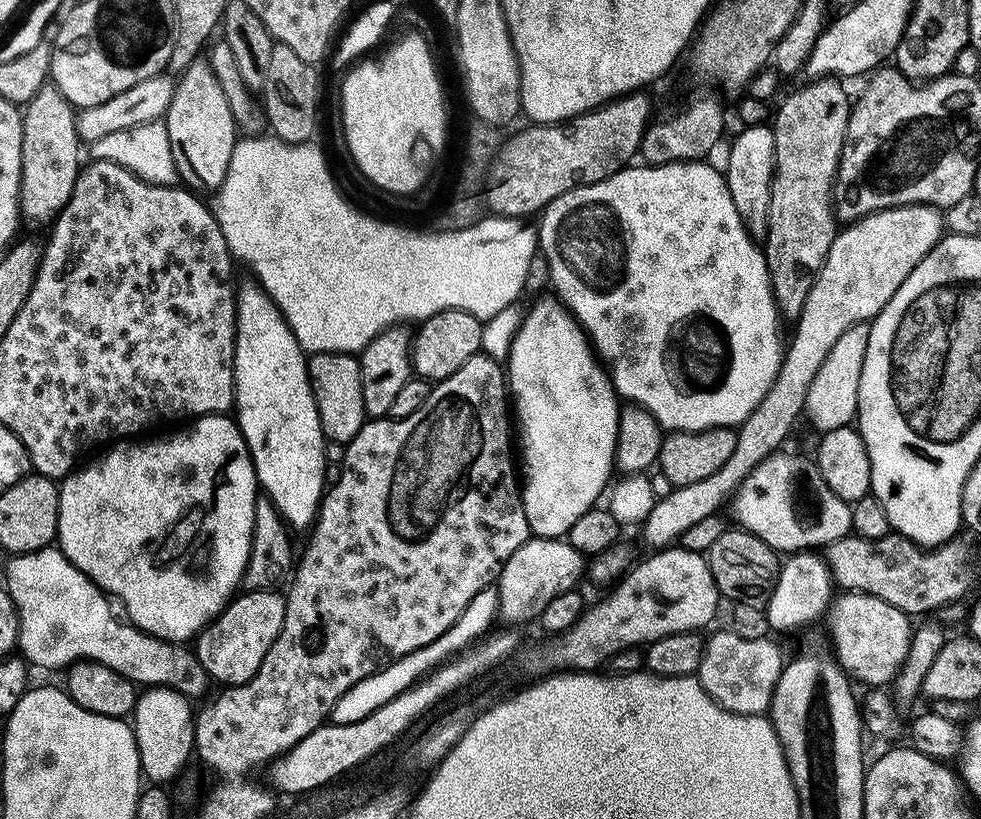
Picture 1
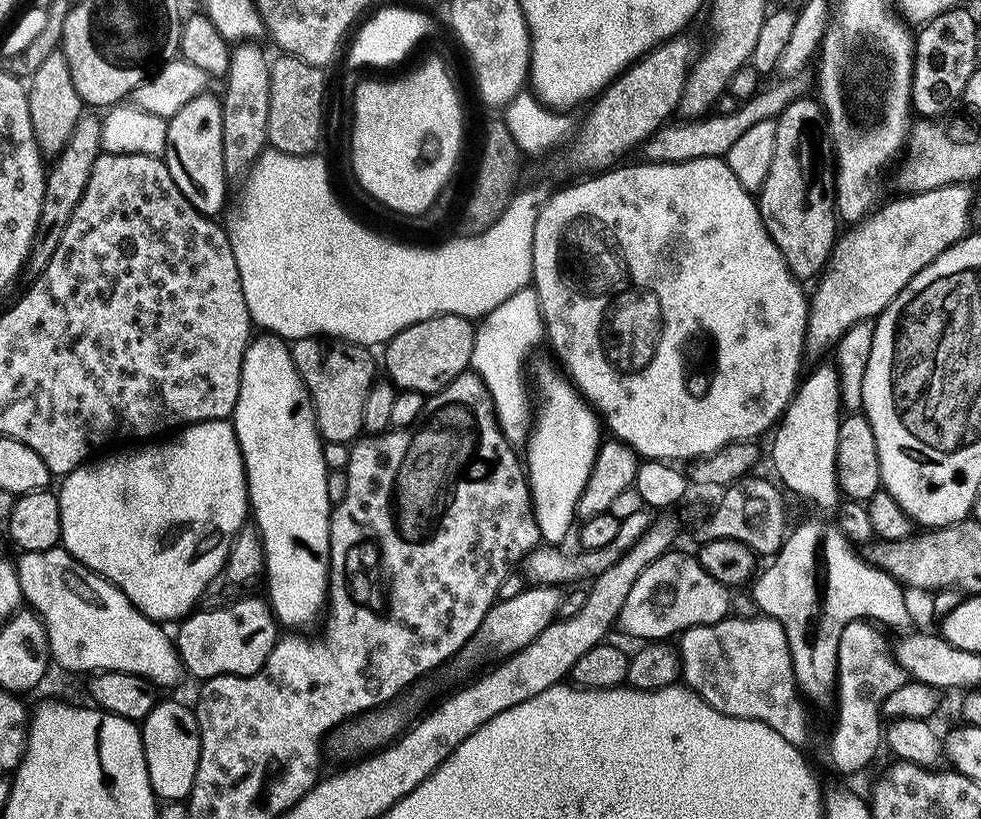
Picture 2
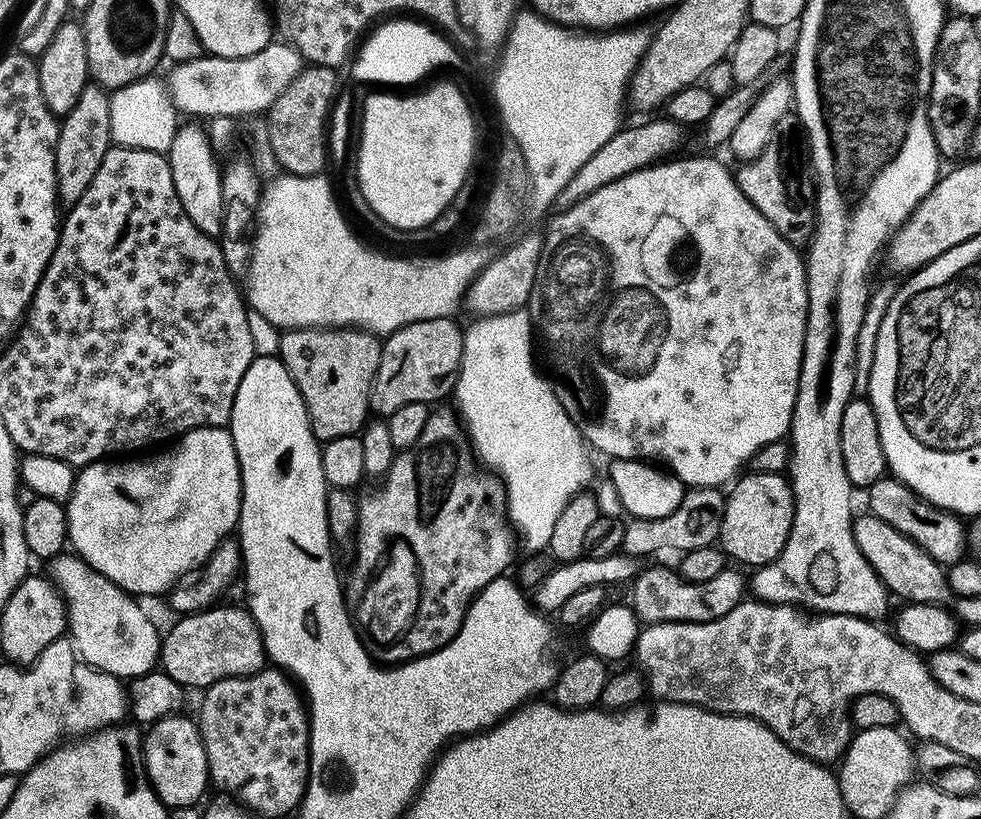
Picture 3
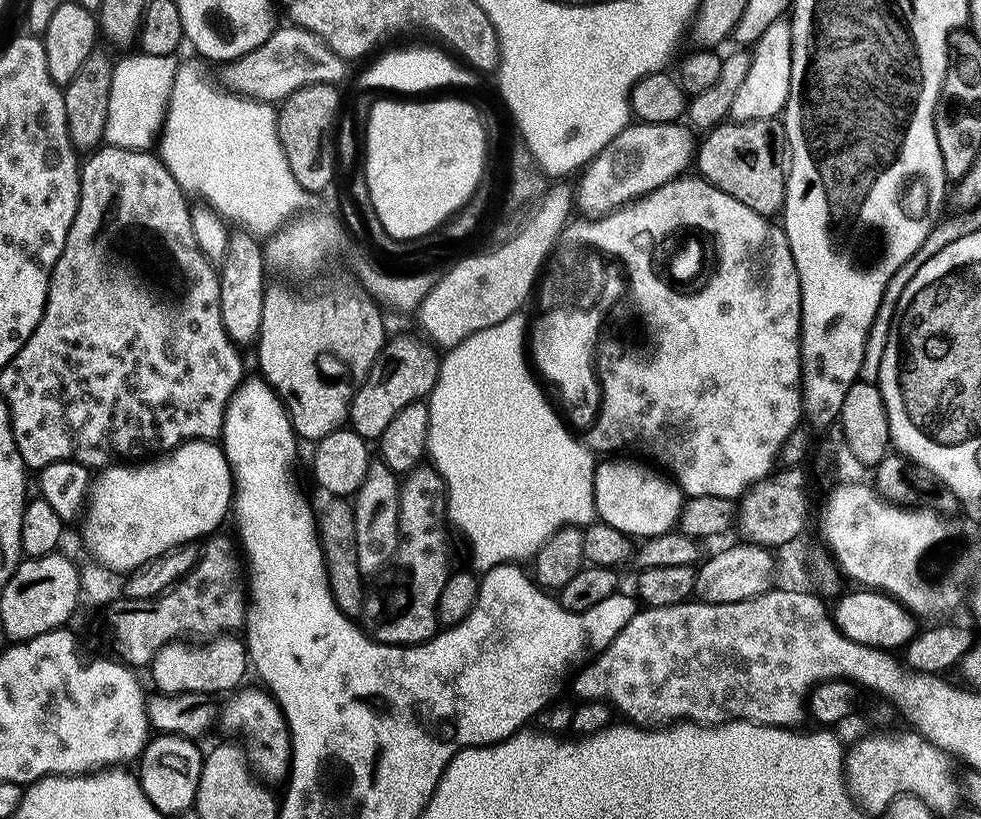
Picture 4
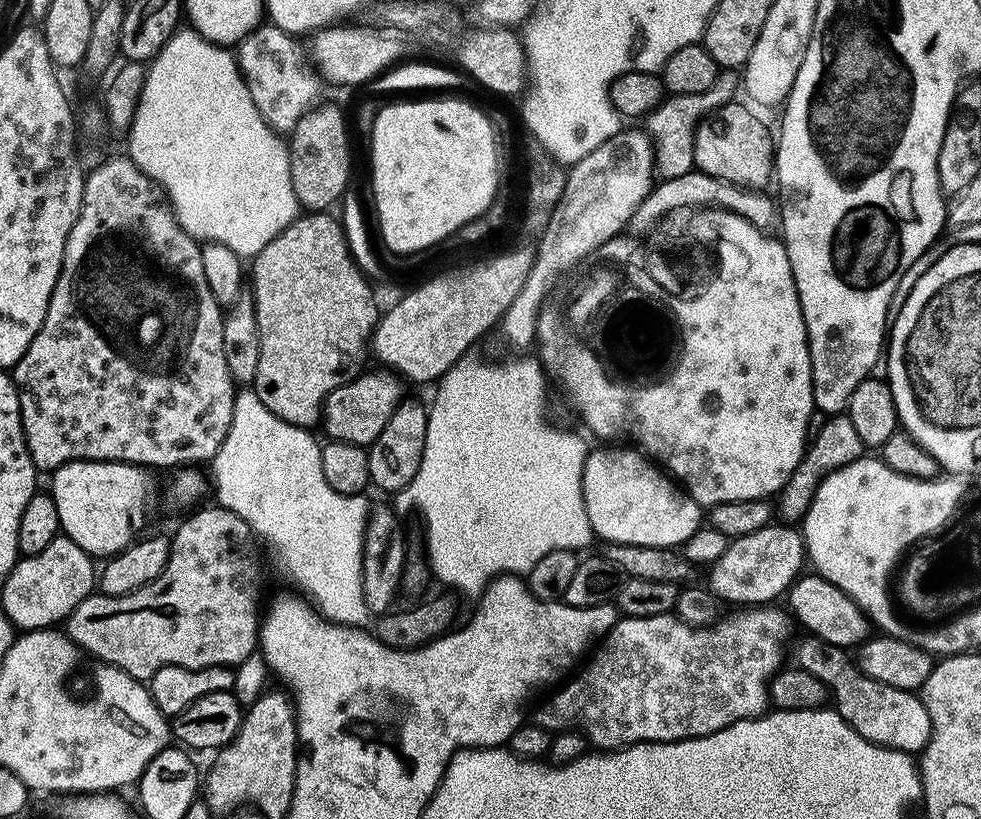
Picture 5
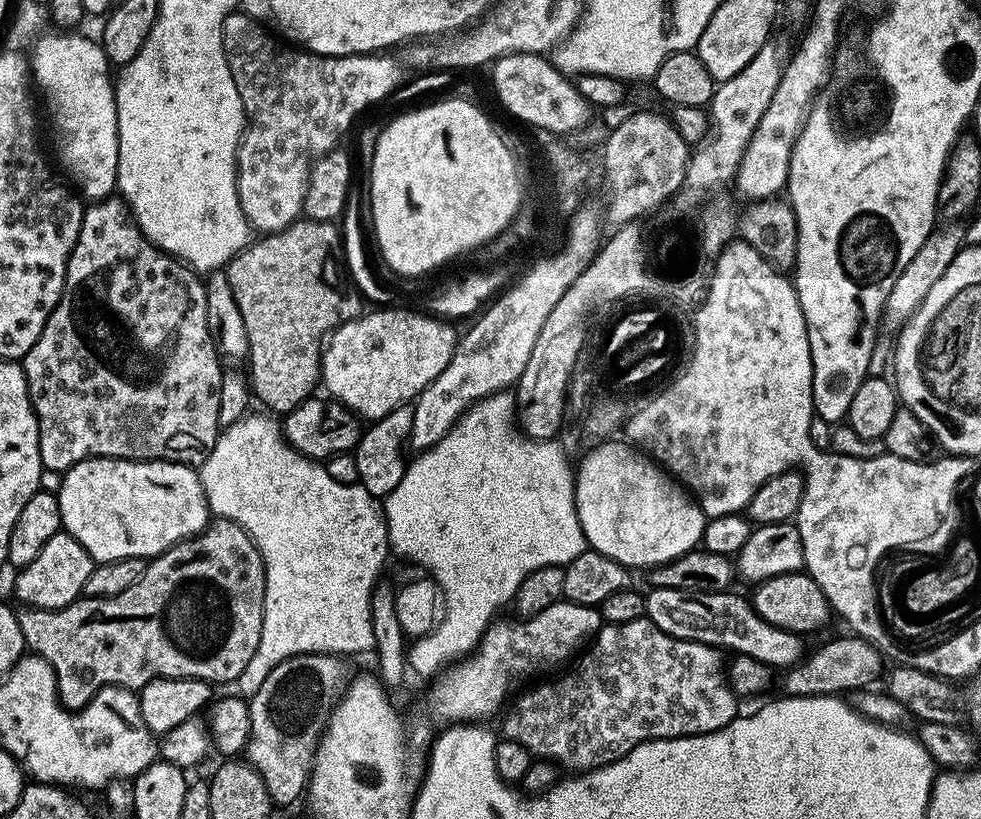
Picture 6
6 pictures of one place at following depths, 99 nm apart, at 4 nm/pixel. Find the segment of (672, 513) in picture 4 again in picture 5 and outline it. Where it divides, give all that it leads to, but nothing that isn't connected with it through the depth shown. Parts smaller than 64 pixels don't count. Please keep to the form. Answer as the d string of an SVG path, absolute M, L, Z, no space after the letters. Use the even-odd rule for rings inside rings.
M628 446L600 447L604 448L593 447L584 459L584 505L592 531L599 539L601 536L608 544L675 549L699 531L701 505L683 487L673 483L647 455Z

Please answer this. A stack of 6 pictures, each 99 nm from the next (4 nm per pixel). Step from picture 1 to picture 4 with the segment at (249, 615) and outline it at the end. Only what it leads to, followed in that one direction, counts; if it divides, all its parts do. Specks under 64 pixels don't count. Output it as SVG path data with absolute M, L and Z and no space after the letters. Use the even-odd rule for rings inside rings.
M223 634L209 639L206 643L198 642L196 646L190 646L187 641L173 641L161 648L152 658L148 671L151 672L152 678L156 684L155 689L159 693L186 693L186 692L204 692L223 694L235 691L245 680L246 672L250 670L250 661L247 653L247 645L243 639L236 639L235 635Z

